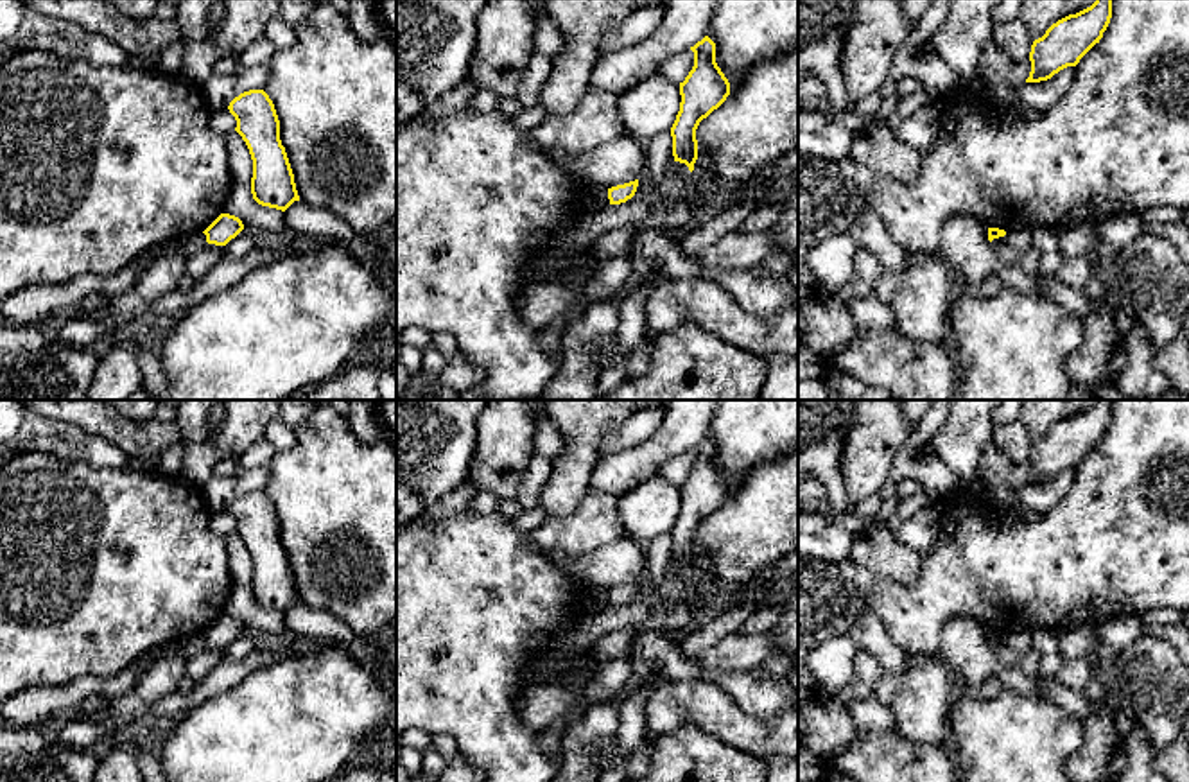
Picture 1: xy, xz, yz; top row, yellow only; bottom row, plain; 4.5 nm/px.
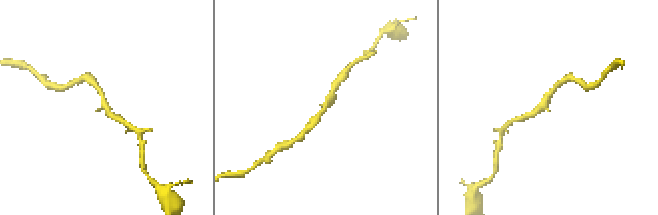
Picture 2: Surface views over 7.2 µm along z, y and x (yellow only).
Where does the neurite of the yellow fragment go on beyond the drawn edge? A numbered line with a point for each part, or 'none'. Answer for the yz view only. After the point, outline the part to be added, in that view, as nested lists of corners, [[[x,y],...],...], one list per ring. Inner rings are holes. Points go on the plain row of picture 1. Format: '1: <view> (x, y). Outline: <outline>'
none

